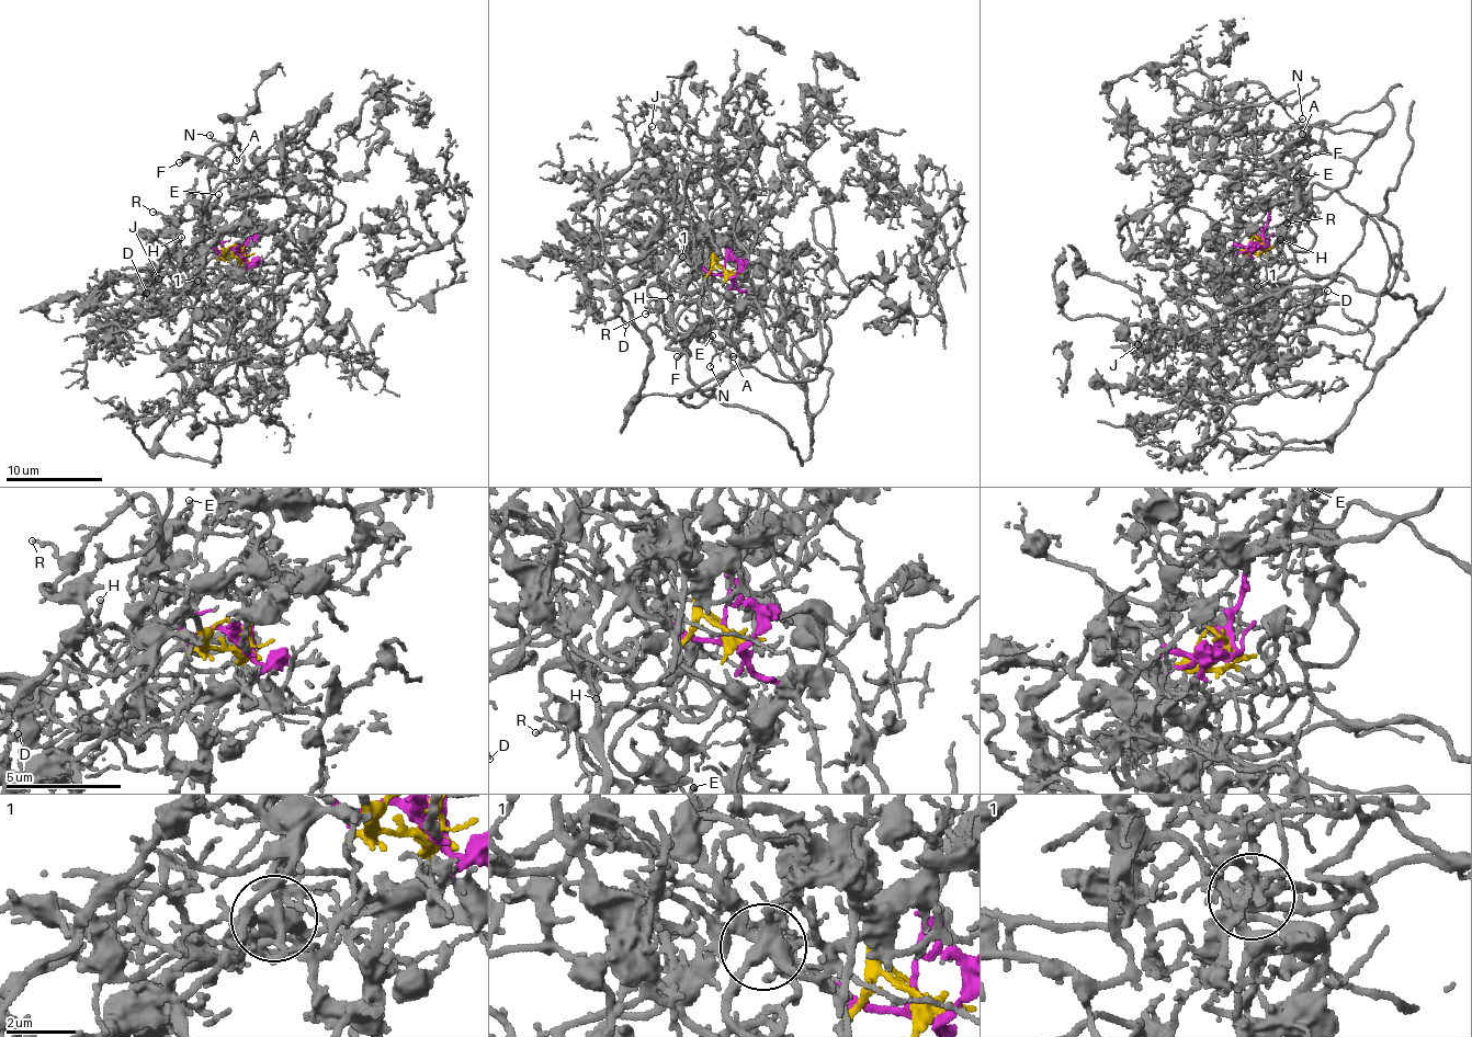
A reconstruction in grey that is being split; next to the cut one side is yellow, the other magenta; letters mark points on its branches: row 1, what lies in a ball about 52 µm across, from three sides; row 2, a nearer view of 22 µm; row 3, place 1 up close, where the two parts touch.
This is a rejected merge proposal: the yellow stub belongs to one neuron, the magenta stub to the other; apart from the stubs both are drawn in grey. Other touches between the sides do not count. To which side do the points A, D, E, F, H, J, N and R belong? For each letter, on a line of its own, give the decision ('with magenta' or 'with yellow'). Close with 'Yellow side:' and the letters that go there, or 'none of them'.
A: with yellow
D: with yellow
E: with yellow
F: with yellow
H: with yellow
J: with yellow
N: with yellow
R: with yellow
Yellow side: A, D, E, F, H, J, N, R

